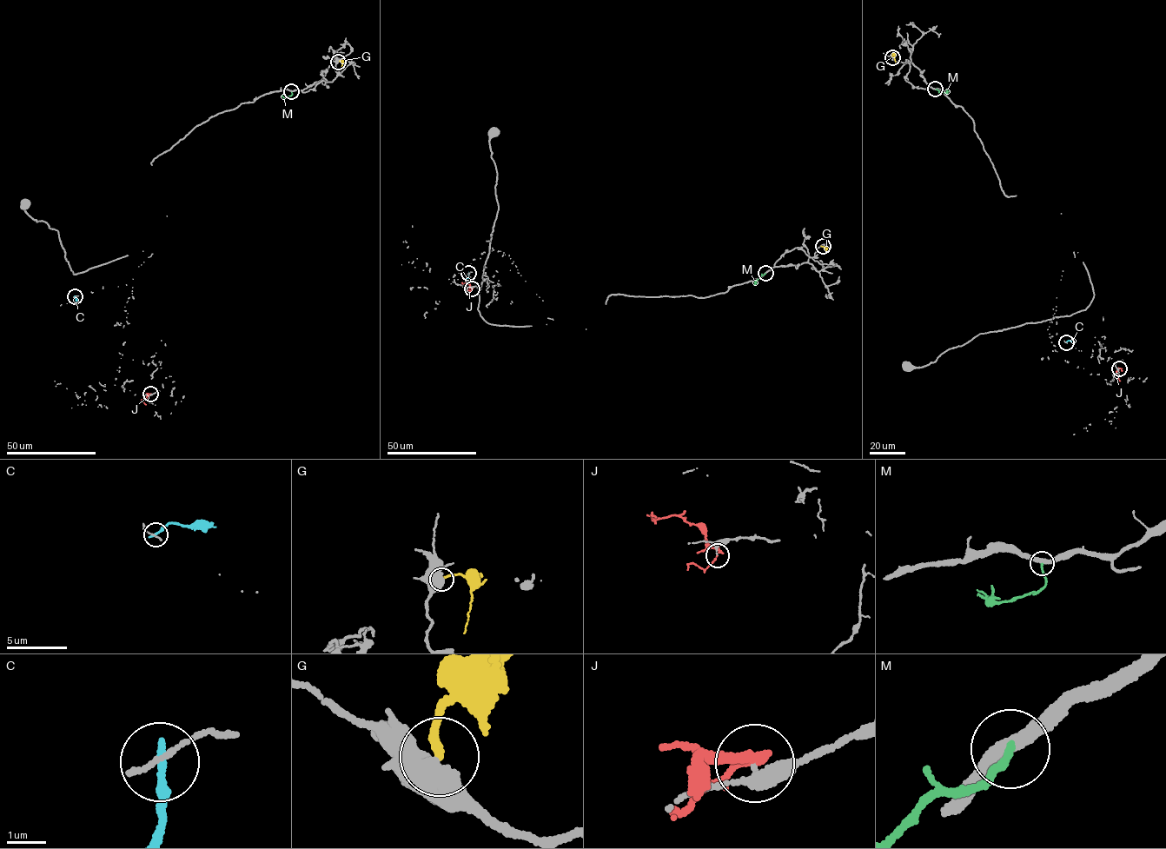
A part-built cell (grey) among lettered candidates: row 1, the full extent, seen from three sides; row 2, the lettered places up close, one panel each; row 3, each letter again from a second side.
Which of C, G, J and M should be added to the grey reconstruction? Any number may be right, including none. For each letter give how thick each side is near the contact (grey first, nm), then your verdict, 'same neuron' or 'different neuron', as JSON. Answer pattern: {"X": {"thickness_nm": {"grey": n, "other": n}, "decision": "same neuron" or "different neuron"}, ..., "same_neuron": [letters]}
{"C": {"thickness_nm": {"grey": 130, "other": 240}, "decision": "different neuron"}, "G": {"thickness_nm": {"grey": 650, "other": 200}, "decision": "different neuron"}, "J": {"thickness_nm": {"grey": 140, "other": 160}, "decision": "different neuron"}, "M": {"thickness_nm": {"grey": 360, "other": 200}, "decision": "different neuron"}, "same_neuron": []}

